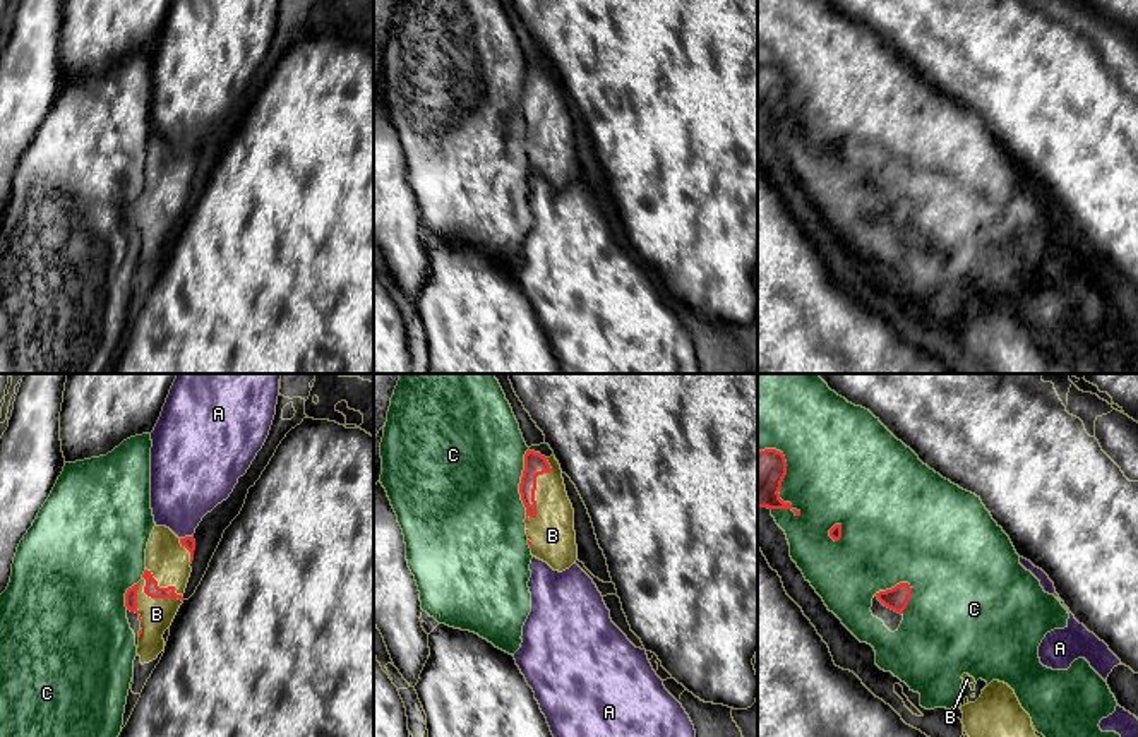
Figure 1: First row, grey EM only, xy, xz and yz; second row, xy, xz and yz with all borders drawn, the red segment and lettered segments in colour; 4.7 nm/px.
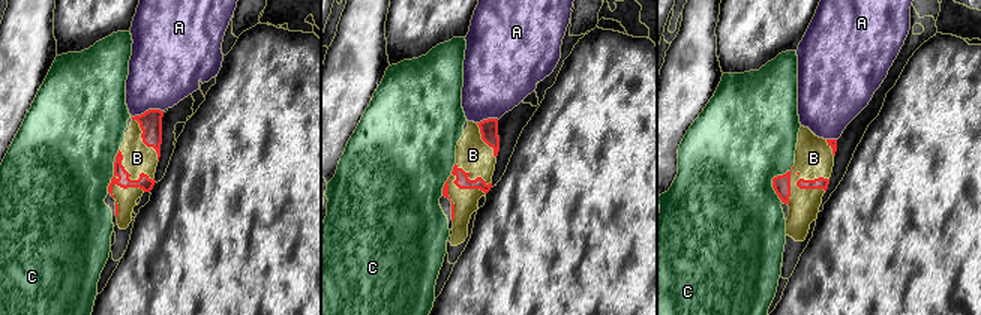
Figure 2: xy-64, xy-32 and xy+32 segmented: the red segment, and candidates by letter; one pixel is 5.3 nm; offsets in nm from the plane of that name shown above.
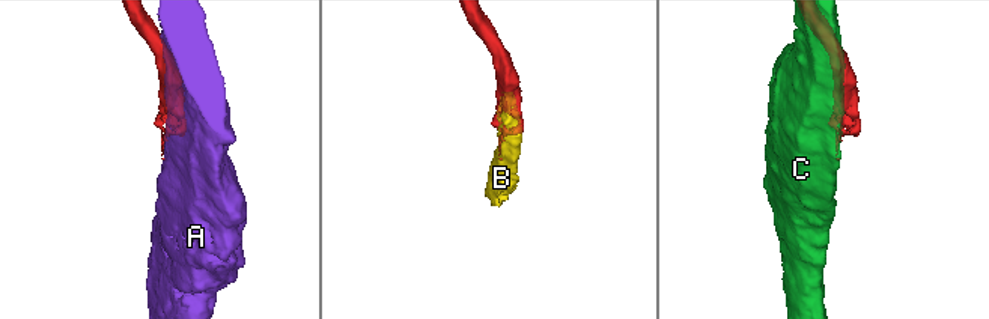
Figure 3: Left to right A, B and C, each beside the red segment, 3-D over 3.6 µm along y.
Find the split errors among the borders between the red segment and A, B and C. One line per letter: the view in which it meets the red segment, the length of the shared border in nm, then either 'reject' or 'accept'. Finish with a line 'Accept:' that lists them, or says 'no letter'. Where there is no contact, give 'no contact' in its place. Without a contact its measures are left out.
A: xy | 70 nm | reject
B: xy | 240 nm | accept
C: xz | 360 nm | reject
Accept: B

